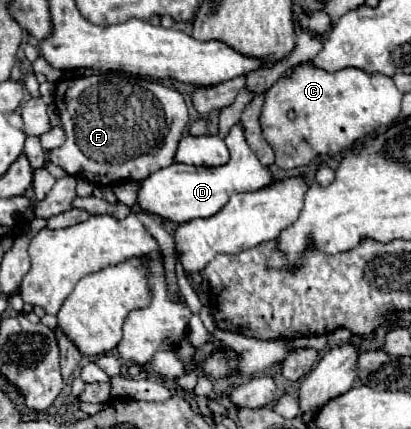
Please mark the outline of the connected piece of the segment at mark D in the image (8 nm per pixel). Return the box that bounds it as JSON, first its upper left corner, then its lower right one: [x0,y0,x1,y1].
[137,139,275,223]

